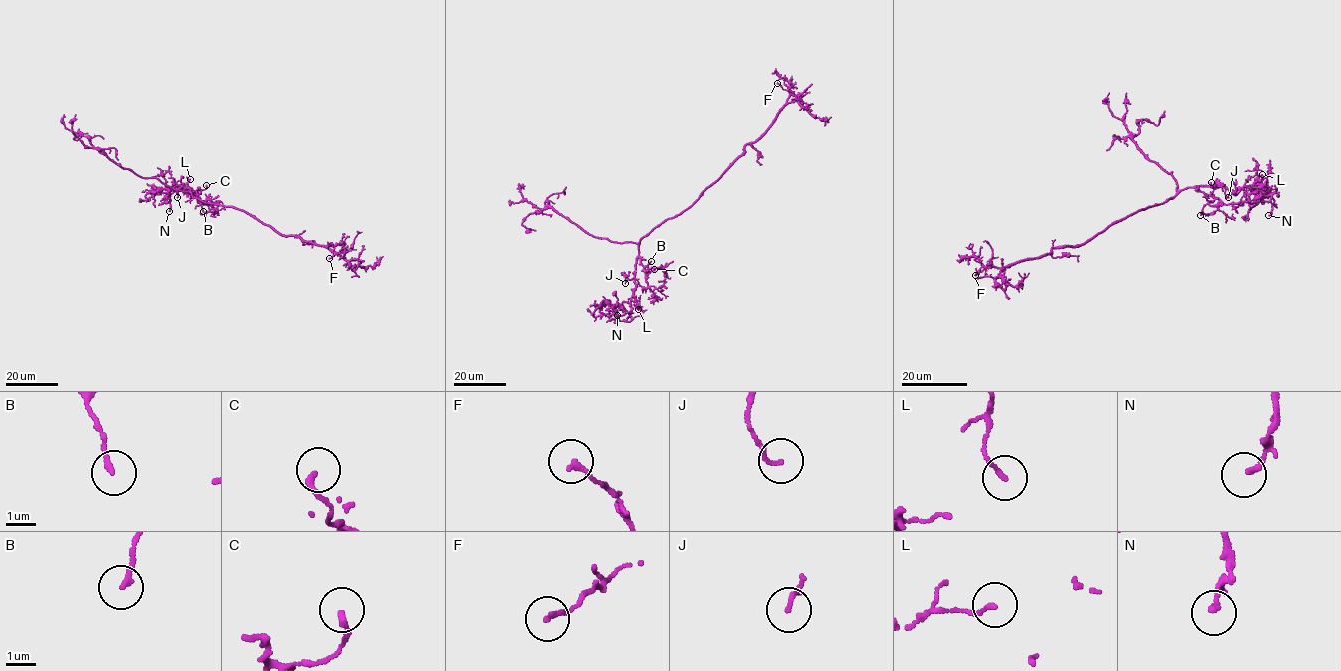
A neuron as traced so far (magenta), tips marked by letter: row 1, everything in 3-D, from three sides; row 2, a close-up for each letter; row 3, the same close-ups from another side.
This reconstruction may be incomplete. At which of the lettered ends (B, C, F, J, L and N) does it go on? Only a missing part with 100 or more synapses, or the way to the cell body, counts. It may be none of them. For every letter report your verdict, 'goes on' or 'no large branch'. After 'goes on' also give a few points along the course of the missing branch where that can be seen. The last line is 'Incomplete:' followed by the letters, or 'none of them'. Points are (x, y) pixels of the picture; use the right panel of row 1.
B: no large branch
C: no large branch
F: no large branch
J: no large branch
L: no large branch
N: no large branch
Incomplete: none of them

